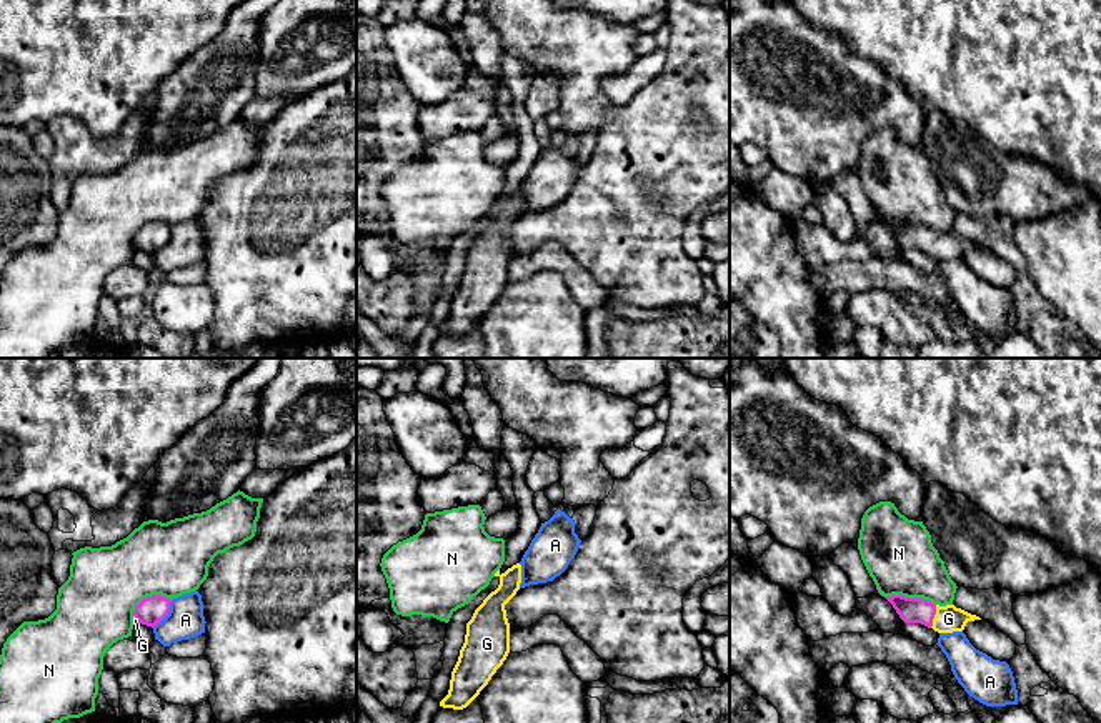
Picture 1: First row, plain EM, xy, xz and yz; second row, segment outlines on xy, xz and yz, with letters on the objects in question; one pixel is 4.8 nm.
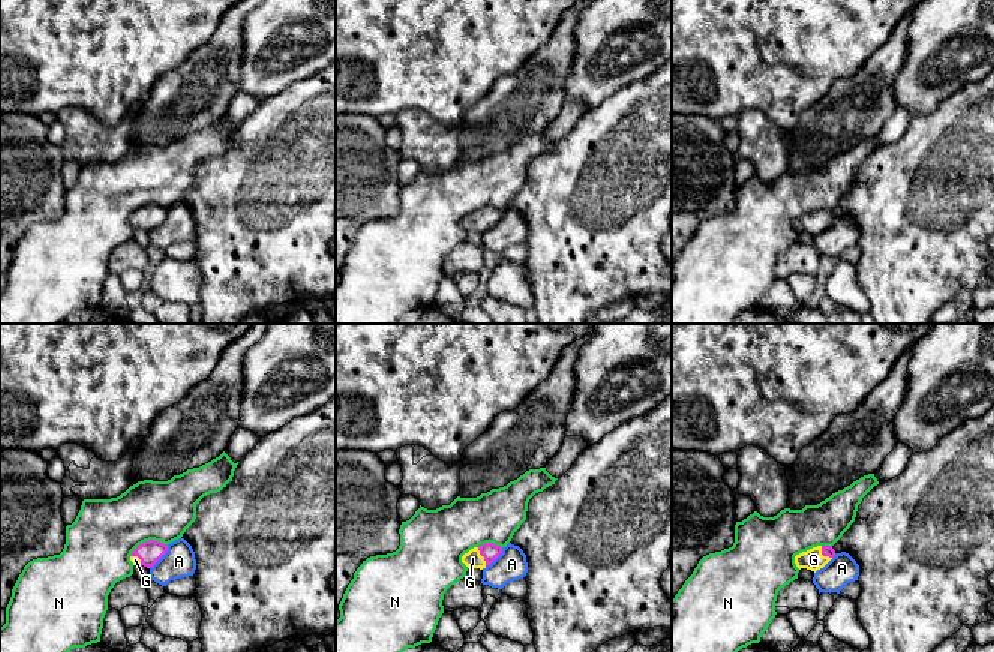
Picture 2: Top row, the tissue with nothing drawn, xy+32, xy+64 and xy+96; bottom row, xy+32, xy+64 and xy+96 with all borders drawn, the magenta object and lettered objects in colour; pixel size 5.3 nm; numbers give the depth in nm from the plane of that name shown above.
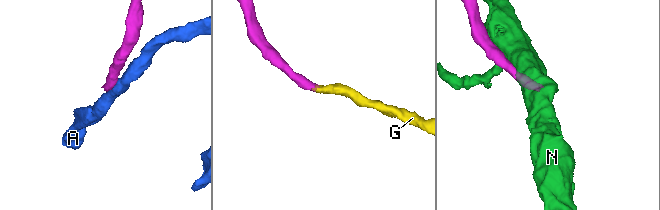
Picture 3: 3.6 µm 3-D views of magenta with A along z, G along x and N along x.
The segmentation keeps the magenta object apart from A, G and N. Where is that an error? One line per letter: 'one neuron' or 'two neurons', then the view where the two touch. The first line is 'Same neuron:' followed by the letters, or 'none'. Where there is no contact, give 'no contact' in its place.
Same neuron: G
A: two neurons; contact in xy
G: one neuron; contact in yz
N: two neurons; contact in yz

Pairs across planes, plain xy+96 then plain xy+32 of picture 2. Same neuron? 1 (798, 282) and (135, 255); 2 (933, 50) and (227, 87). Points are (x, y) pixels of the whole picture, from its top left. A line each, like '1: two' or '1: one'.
1: two
2: two

